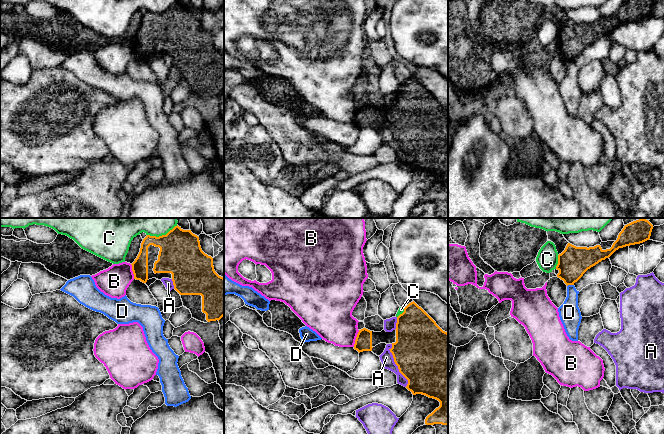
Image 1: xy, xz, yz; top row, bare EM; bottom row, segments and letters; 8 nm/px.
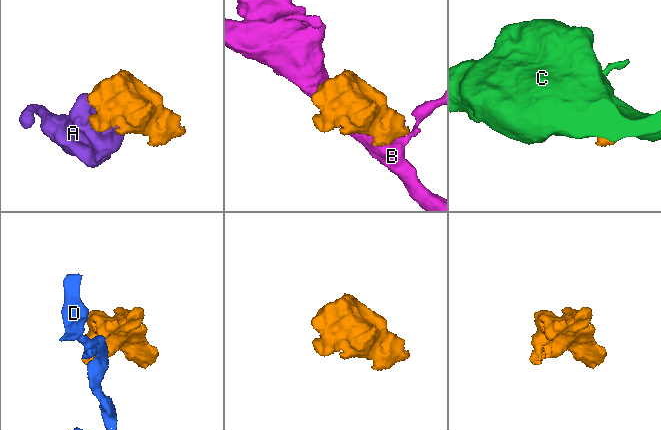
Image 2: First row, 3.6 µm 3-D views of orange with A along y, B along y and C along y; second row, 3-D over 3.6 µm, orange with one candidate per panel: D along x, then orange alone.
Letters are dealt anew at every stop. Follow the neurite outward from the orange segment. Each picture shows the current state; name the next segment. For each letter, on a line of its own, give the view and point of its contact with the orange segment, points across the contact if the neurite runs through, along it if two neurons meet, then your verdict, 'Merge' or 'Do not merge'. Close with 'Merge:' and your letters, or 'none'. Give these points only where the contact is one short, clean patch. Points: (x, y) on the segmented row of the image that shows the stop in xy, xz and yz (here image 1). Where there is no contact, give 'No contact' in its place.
A: Touches orange at xz (396, 364). Do not merge
B: Touches orange at xz (356, 338). Do not merge
C: Touches orange at yz (558, 262). Do not merge
D: Touches orange at yz (570, 284). Boundary: yz (573, 284), (567, 286). Do not merge
Merge: none

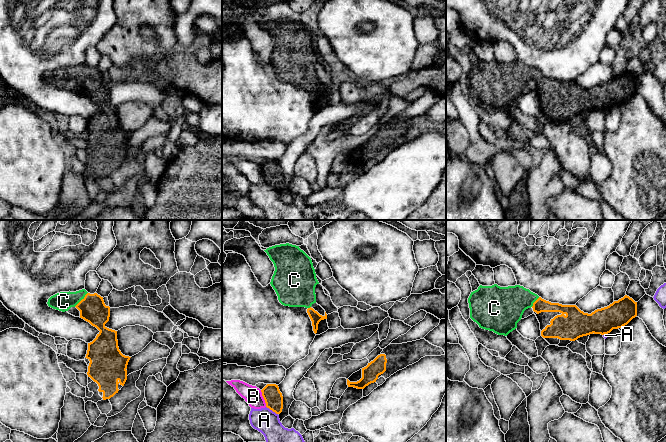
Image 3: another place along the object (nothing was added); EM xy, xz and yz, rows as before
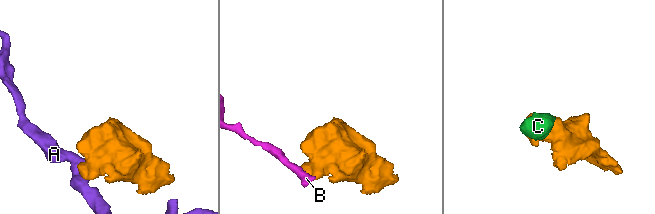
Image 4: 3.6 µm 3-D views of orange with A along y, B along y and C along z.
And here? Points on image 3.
A: Touches orange at xz (272, 410). Do not merge
B: Touches orange at xz (263, 397). Boundary: xz (260, 390), (266, 406). Do not merge
C: Touches orange at xy (82, 299). Path across: xy (92, 308), (82, 299), (67, 299), (63, 301). Merge
Merge: C

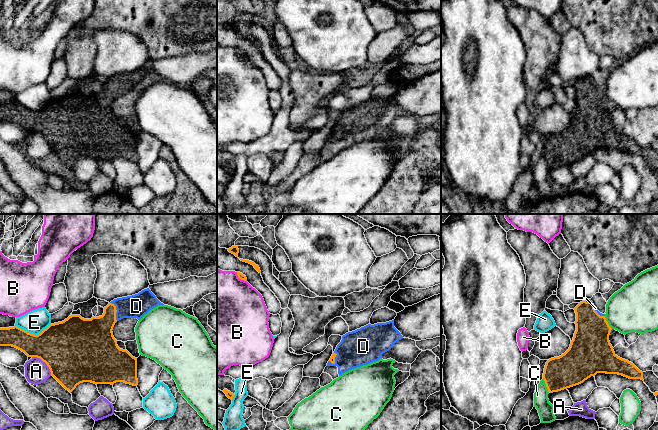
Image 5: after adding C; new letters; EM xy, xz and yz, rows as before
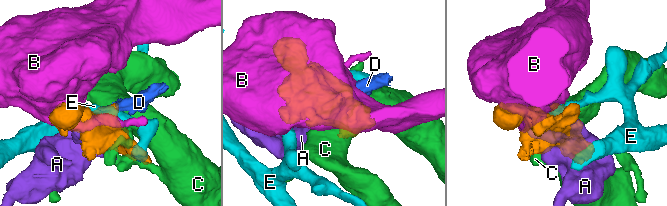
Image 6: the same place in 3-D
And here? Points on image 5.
A: Touches orange at xy (44, 361). Do not merge
B: Touches orange at xz (240, 278). Do not merge
C: Touches orange at yz (546, 385). Do not merge
D: Touches orange at xy (116, 311). Path across: xy (95, 334), (116, 311), (136, 306). Merge
E: Touches orange at xy (32, 334). Do not merge
Merge: D

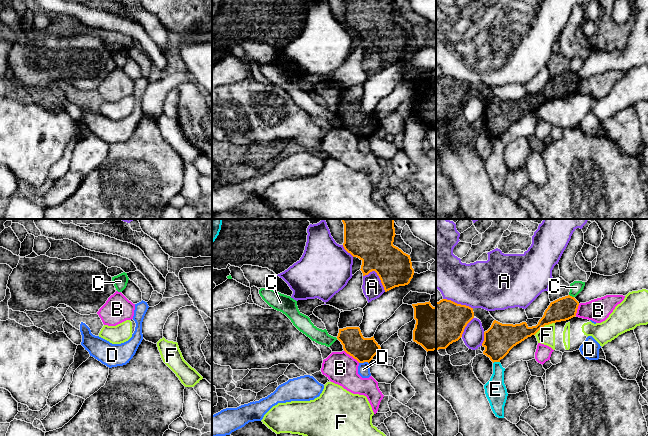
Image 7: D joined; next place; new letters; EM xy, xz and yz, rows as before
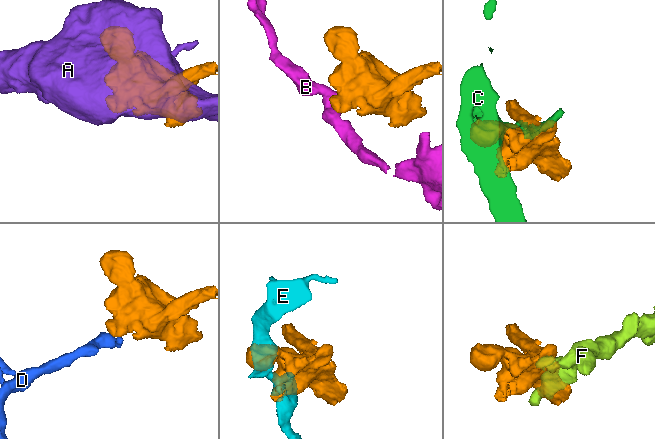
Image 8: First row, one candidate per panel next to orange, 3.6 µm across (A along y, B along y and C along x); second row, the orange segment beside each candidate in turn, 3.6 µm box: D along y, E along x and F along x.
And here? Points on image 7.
A: Touches orange at xz (378, 275). Do not merge
B: Touches orange at xz (352, 356). Do not merge
C: Touches orange at yz (571, 296). Boundary: yz (569, 294), (573, 297). Do not merge
D: Touches orange at xz (363, 362). Boundary: xz (368, 362), (359, 363). Do not merge
E: Touches orange at yz (496, 361). Boundary: yz (499, 361), (493, 363). Do not merge
F: Touches orange at yz (544, 325). Do not merge
Merge: none

